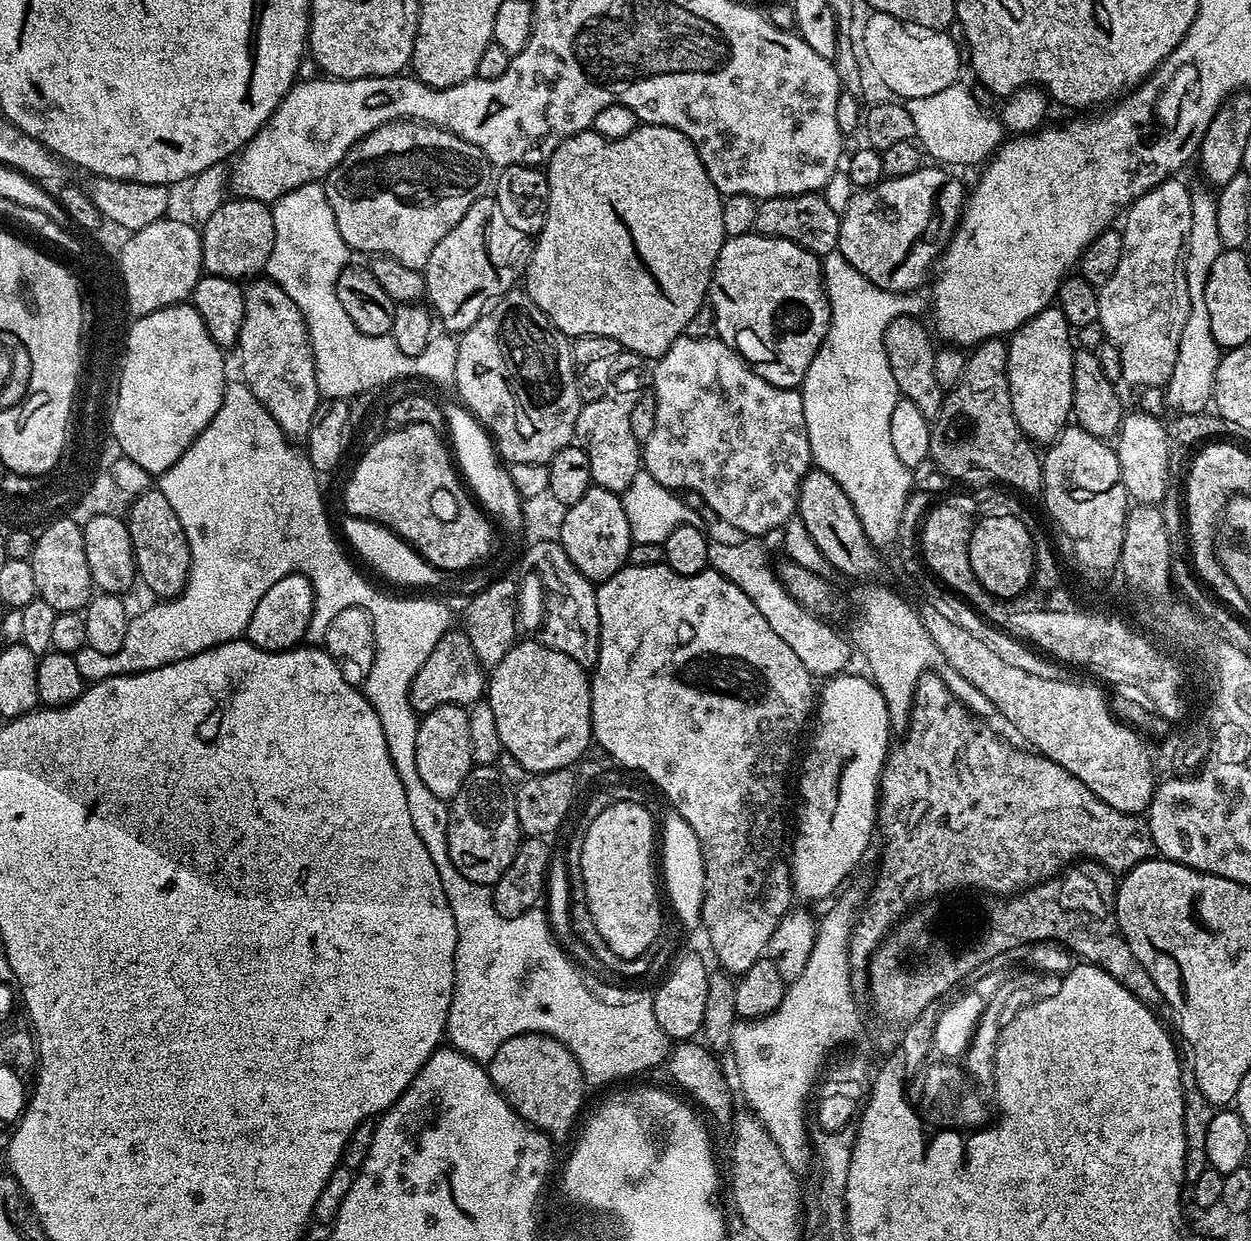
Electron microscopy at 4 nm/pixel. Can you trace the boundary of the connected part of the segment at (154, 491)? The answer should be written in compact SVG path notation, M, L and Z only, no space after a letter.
M149 486L131 502L126 512L126 523L136 555L139 583L144 583L156 596L179 596L188 585L190 546L182 530L182 522L178 522L178 514L174 514L174 506L170 506L166 494L162 494L159 487Z

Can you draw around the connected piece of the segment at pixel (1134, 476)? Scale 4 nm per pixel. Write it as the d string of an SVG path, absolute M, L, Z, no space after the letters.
M1139 410L1129 411L1120 423L1120 430L1114 440L1116 457L1122 470L1122 482L1126 486L1129 497L1137 504L1161 503L1160 499L1168 492L1170 477L1168 474L1168 429L1163 419L1151 416Z

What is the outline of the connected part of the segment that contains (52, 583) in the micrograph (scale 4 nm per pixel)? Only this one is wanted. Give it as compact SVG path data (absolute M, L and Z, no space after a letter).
M57 519L39 529L31 561L34 566L34 586L36 587L37 597L45 600L49 606L54 606L57 614L61 612L83 613L94 595L90 565L86 563L86 542L84 541L83 527L73 520Z

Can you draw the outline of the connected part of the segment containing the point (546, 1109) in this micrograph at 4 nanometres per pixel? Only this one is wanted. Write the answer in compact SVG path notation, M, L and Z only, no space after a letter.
M527 1032L514 1038L506 1038L498 1050L494 1050L494 1058L486 1062L489 1078L494 1082L508 1105L522 1117L525 1122L537 1128L538 1131L549 1130L564 1132L569 1120L582 1112L584 1104L584 1088L586 1081L584 1071L578 1066L578 1058L570 1054L570 1050L562 1042L558 1042L545 1032Z

